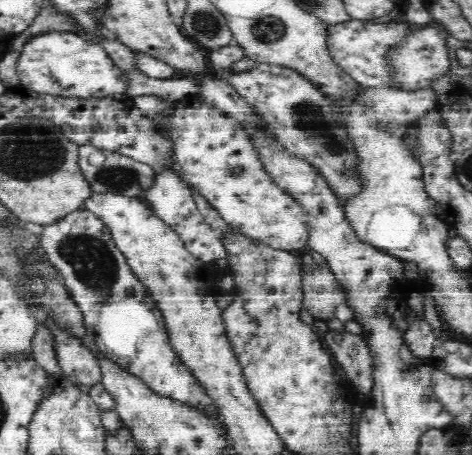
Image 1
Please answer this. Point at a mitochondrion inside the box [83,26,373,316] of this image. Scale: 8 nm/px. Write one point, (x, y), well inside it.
(312, 120)

